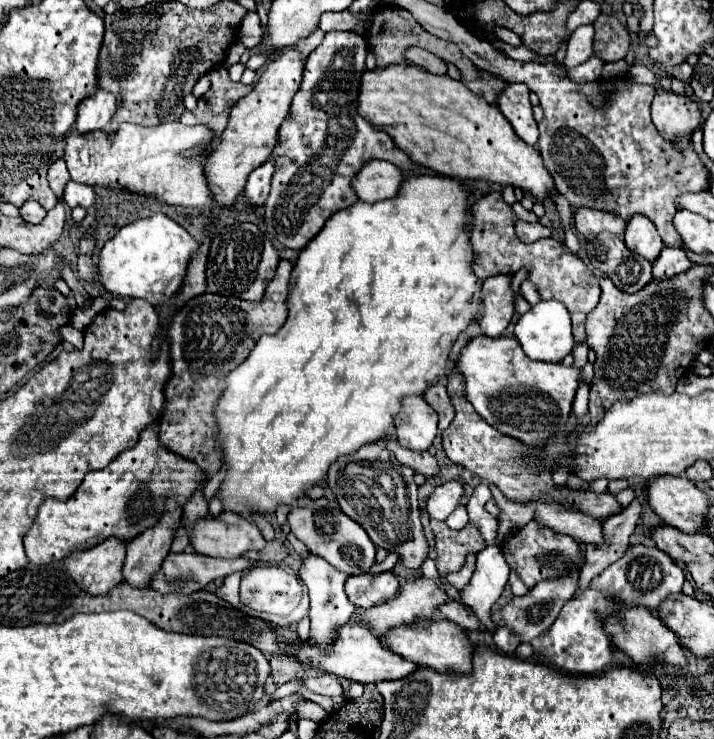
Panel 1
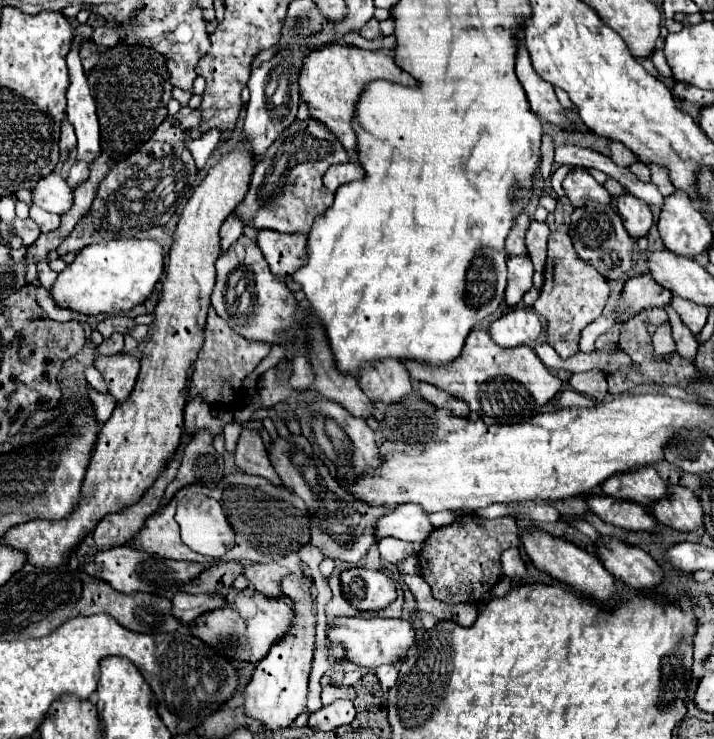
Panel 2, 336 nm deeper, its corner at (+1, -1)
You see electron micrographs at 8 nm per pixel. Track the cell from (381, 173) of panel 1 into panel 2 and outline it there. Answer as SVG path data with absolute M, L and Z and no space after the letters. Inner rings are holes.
M337 163L325 173L323 183L331 193L335 193L335 189L339 189L341 185L359 181L363 177L365 177L365 169L359 163Z

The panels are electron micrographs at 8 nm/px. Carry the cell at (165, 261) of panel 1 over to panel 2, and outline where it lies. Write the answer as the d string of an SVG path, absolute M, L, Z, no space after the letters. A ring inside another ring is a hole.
M113 239L81 249L71 265L59 273L51 297L57 305L85 315L115 315L143 305L163 275L163 247L153 239Z

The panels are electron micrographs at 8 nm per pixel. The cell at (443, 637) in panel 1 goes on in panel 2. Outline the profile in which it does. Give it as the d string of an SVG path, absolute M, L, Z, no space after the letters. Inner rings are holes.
M339 617L327 625L327 637L341 643L347 651L347 659L361 667L375 669L383 663L399 663L415 643L415 627L405 619L381 619L381 617Z

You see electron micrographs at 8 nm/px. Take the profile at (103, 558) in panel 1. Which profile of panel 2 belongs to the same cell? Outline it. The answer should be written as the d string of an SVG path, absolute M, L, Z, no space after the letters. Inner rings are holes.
M183 445L175 453L175 457L169 461L169 465L161 473L161 477L149 487L149 491L135 505L119 511L119 513L113 513L109 517L103 517L99 521L99 525L93 531L93 539L95 539L97 551L107 551L107 549L113 549L113 547L129 545L133 541L133 537L145 525L147 517L157 513L159 501L161 501L167 485L173 481L173 477L177 473L177 467L179 467L179 461L181 461L181 453L183 453Z

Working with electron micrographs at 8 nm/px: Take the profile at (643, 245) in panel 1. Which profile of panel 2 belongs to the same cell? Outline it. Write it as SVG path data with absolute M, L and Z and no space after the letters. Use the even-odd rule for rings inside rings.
M621 195L621 197L615 197L613 199L613 207L617 209L627 233L633 237L633 239L639 239L639 237L645 237L653 225L653 219L651 219L651 211L649 211L649 205L633 195Z

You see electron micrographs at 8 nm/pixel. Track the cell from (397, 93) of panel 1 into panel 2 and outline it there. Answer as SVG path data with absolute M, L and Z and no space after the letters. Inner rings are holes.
M329 43L317 51L311 51L307 55L305 69L301 69L301 75L299 75L301 99L307 101L309 113L317 121L325 123L341 139L343 147L351 155L357 151L357 133L353 129L355 107L359 103L363 89L375 79L417 87L417 79L413 79L407 71L403 71L393 57L383 55L379 51L367 51L355 45L341 45L341 43Z

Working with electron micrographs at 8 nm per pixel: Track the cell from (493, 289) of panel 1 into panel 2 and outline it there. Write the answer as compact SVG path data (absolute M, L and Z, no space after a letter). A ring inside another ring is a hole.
M517 255L507 259L507 289L505 289L505 303L509 307L515 307L521 303L523 293L533 287L533 265L529 255Z

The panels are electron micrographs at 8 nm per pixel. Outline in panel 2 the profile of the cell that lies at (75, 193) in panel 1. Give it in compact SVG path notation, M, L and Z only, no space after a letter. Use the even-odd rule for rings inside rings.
M51 173L33 189L33 203L49 213L63 215L73 205L73 189L69 189L67 181L59 173Z

